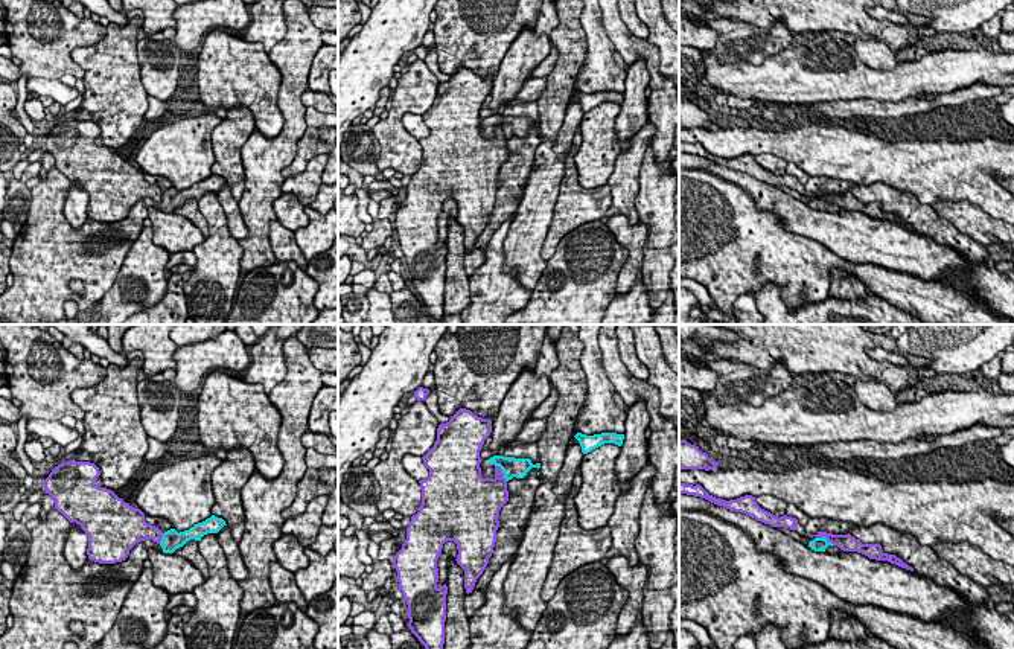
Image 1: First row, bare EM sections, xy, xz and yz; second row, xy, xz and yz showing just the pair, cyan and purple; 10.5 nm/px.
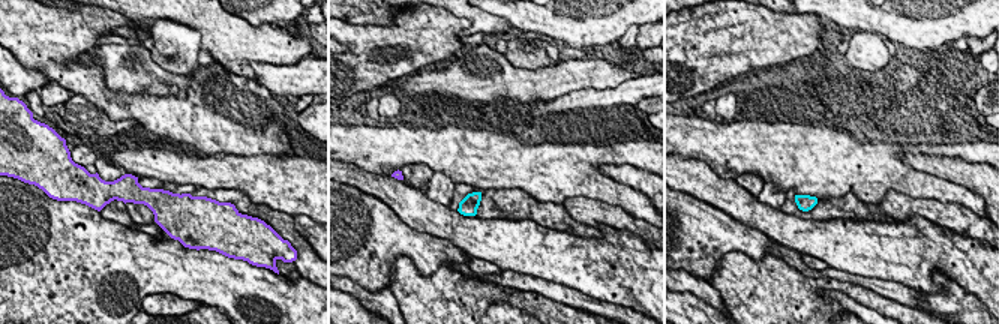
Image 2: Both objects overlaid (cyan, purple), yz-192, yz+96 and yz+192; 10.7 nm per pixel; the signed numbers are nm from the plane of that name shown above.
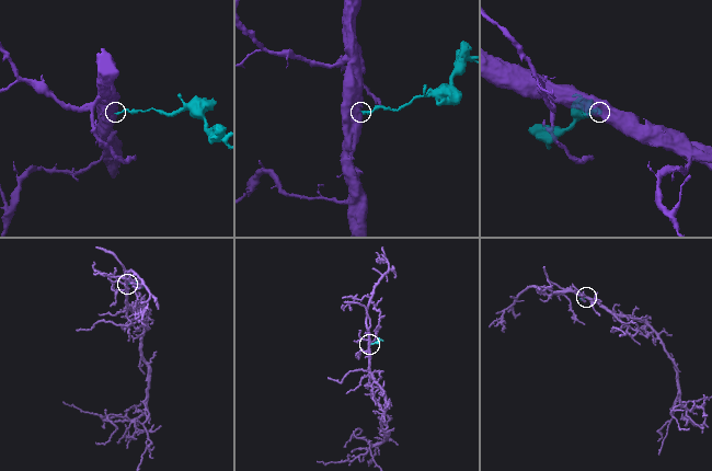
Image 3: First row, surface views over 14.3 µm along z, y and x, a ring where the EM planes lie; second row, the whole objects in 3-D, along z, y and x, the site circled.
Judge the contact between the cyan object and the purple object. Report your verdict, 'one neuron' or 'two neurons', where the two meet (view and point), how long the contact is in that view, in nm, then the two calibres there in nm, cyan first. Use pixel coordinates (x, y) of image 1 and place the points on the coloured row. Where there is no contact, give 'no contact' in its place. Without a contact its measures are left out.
two neurons | yz (825, 538) | 220 nm | 160/190 nm

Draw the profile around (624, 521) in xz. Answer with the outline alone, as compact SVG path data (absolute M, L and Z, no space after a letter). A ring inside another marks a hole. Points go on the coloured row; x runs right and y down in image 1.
M647 462L647 465L626 483L629 489L620 494L615 510L607 521L612 545L600 561L601 564L607 565L607 561L614 556L626 556L630 567L638 564L635 541L639 533L639 510L647 489L652 488L653 477L655 468Z

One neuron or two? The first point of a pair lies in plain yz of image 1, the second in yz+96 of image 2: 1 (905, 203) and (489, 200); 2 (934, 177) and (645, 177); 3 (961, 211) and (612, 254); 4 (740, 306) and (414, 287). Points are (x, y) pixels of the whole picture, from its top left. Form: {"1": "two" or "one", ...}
{"1": "one", "2": "two", "3": "two", "4": "two"}

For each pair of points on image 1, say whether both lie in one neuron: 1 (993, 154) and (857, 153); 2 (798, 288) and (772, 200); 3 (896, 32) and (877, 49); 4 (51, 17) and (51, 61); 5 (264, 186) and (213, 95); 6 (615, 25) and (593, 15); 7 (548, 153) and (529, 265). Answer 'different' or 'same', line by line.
1: same
2: different
3: different
4: same
5: different
6: different
7: same

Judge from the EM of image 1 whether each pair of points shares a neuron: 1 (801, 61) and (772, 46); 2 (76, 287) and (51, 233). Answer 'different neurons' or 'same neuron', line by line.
1: different neurons
2: different neurons

